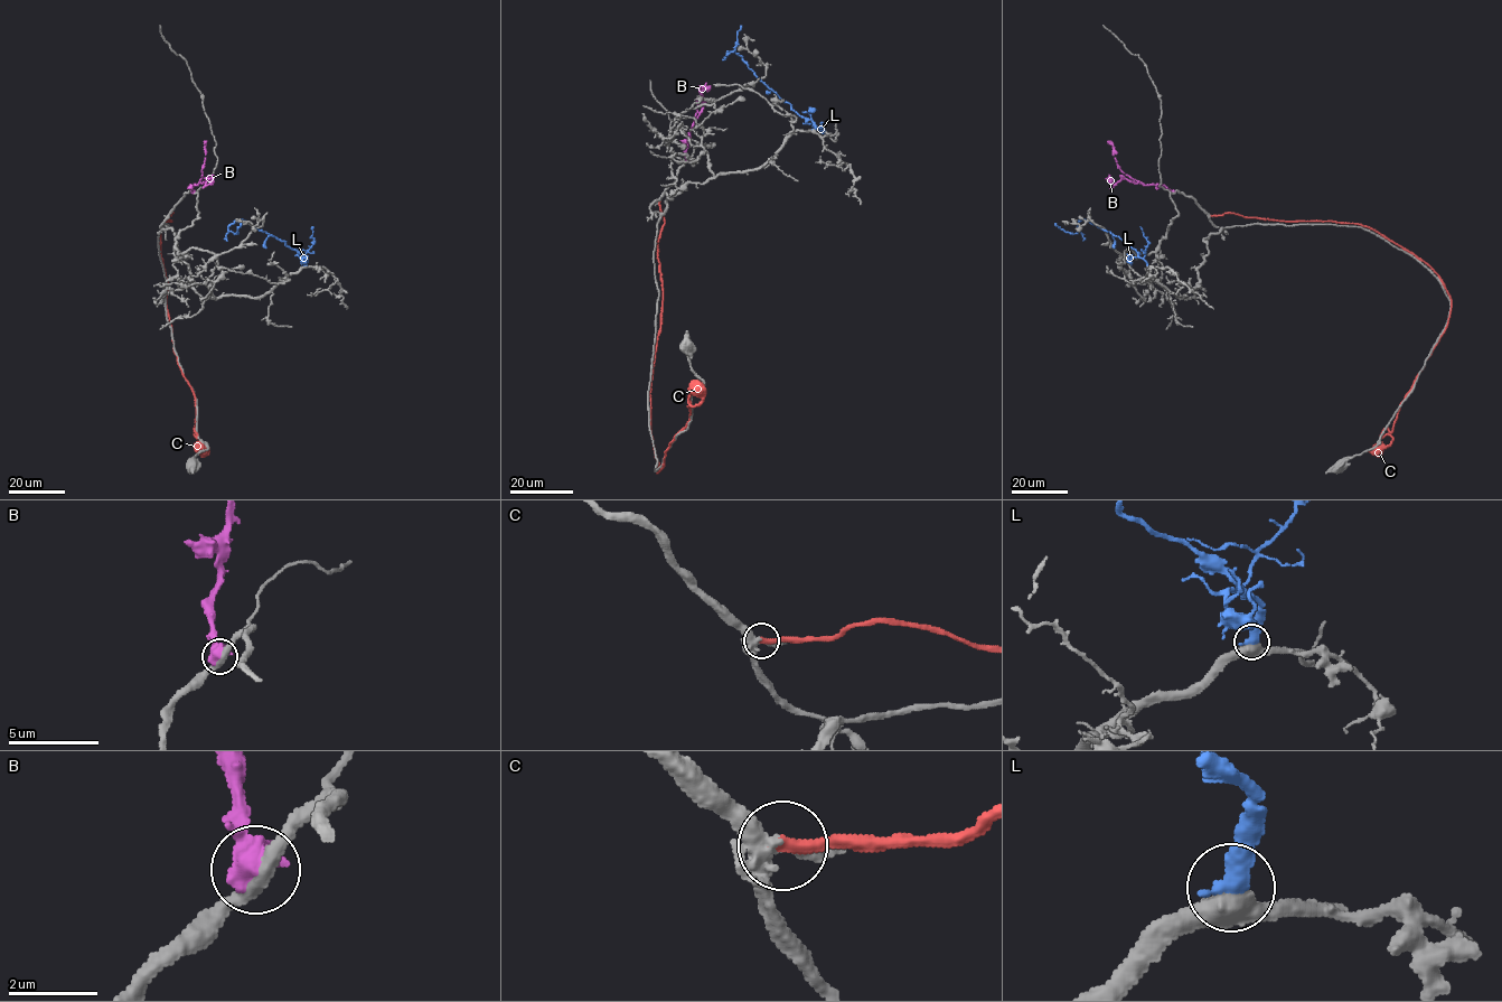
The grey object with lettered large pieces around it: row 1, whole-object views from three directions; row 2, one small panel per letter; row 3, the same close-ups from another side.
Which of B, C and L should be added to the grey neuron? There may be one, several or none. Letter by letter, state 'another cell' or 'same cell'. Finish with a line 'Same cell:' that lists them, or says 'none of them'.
B: another cell
C: another cell
L: same cell
Same cell: L

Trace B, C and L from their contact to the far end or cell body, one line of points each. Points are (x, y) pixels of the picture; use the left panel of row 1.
B: (193, 193), (194, 186), (202, 178), (204, 141)
C: (168, 215), (172, 213), (160, 233), (166, 309), (174, 352), (195, 396), (194, 434), (206, 446), (196, 451)
L: (306, 265), (306, 259), (284, 241), (242, 218), (228, 230), (236, 233), (240, 223)

